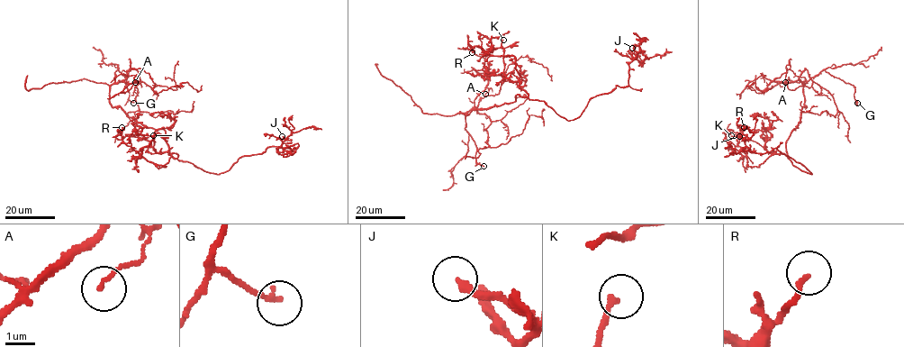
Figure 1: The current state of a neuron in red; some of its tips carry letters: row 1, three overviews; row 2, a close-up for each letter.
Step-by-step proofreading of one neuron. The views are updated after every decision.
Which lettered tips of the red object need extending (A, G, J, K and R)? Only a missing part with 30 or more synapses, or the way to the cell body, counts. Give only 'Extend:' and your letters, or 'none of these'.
Extend: K

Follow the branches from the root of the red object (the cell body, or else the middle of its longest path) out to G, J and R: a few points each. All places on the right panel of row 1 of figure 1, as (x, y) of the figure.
G: (794, 129), (800, 123), (801, 109), (805, 106), (803, 85), (823, 70), (852, 85), (857, 103)
J: (794, 129), (785, 144), (788, 158), (811, 174), (778, 146), (753, 153), (739, 136)
R: (794, 129), (785, 144), (788, 158), (775, 153), (757, 167), (749, 167), (746, 151), (737, 143), (744, 127)

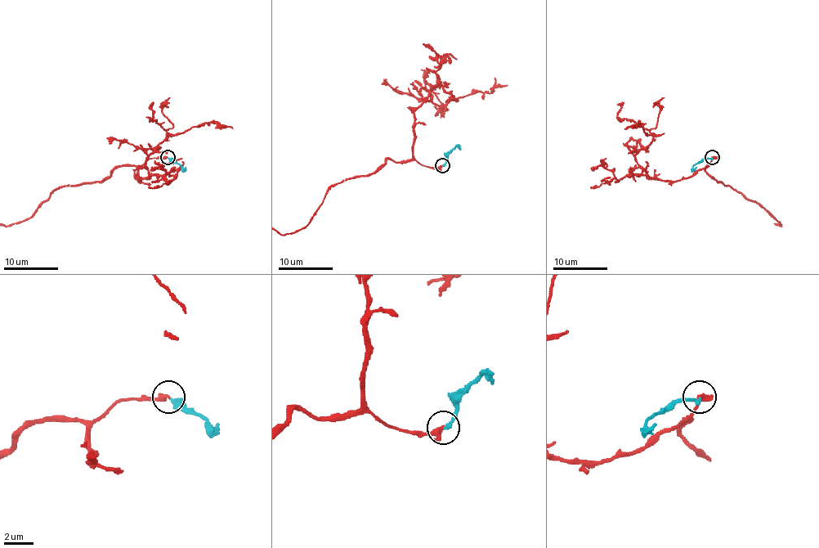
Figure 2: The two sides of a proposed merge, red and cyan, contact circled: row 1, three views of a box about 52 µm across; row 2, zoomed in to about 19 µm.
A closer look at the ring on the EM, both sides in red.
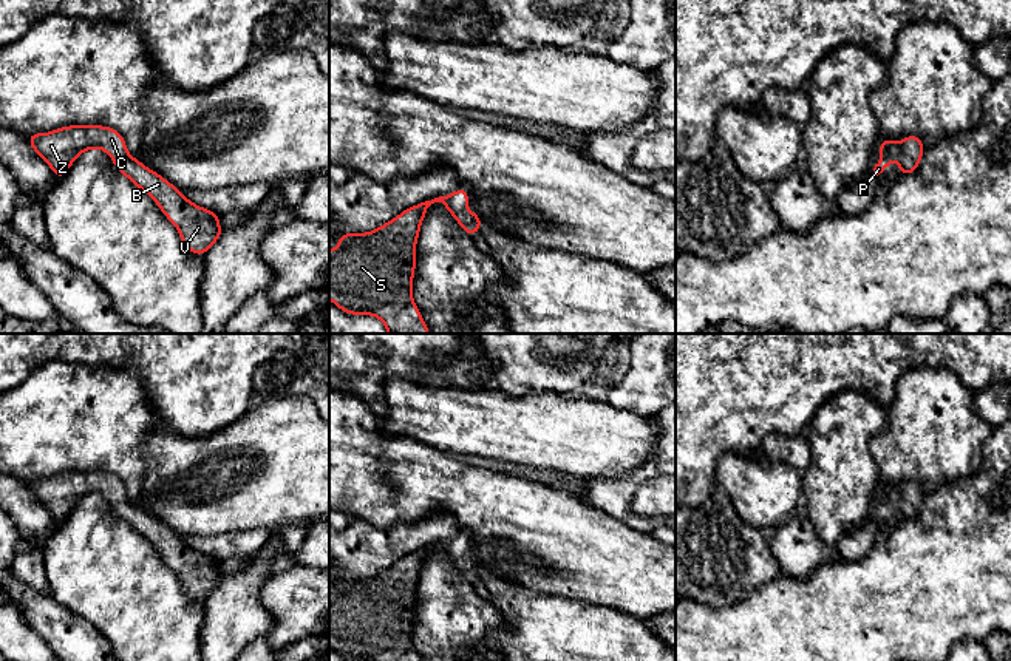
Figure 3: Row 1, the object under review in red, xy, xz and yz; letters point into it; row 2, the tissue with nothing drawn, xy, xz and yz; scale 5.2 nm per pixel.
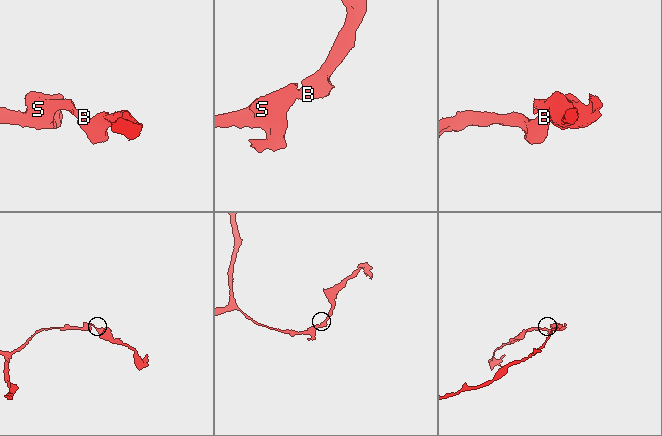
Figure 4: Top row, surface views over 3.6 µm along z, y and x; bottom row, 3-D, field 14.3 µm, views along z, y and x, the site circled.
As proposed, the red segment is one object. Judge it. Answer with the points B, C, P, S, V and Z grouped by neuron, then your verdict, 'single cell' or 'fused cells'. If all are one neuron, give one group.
B C P S V Z | single cell

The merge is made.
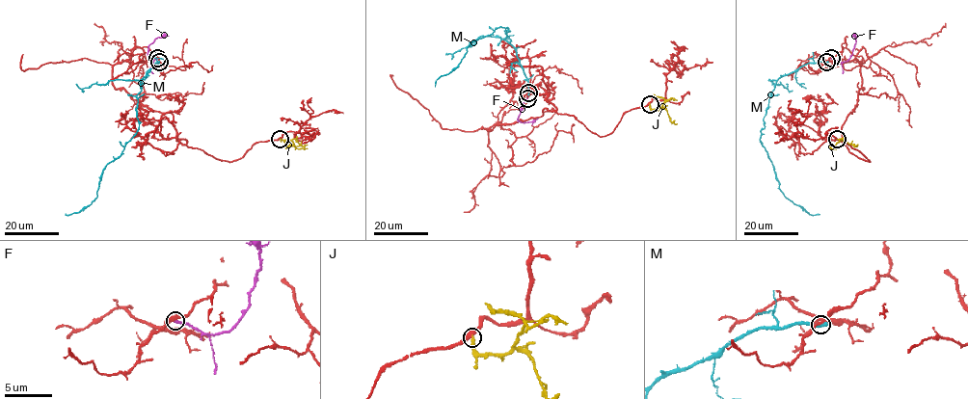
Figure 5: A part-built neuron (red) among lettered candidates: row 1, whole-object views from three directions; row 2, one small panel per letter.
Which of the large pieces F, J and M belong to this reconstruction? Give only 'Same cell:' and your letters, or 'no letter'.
Same cell: no letter

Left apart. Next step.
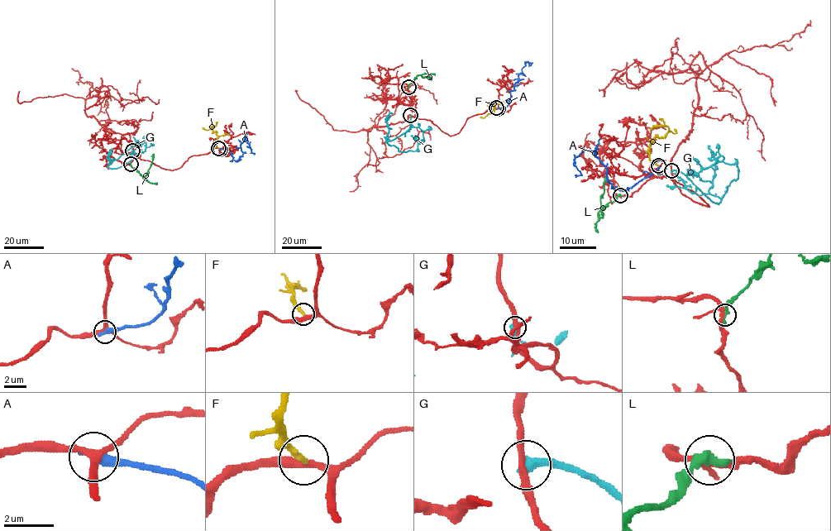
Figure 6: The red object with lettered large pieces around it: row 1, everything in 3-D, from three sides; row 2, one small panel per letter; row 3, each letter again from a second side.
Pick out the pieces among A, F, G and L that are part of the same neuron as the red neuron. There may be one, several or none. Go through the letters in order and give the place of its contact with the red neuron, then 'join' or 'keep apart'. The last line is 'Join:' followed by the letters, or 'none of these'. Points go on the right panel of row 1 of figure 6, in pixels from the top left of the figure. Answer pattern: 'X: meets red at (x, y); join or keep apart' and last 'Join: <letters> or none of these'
A: meets red at (659, 167); keep apart
F: meets red at (658, 165); join
G: meets red at (671, 170); keep apart
L: meets red at (620, 195); keep apart
Join: F

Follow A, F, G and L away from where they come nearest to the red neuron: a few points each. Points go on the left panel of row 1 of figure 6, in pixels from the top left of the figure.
A: (220, 149), (227, 150), (236, 161), (242, 155), (241, 144), (246, 139), (253, 153), (250, 153)
F: (218, 148), (218, 136), (212, 128), (215, 126), (211, 128)
G: (132, 150), (128, 162), (116, 168), (108, 167), (131, 147), (145, 142), (145, 150), (133, 151), (126, 157)
L: (131, 164), (143, 176), (150, 165), (153, 153)

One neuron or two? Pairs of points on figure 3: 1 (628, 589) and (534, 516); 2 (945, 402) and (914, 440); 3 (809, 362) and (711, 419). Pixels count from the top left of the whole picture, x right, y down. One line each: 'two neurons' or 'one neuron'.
1: one neuron
2: one neuron
3: one neuron

